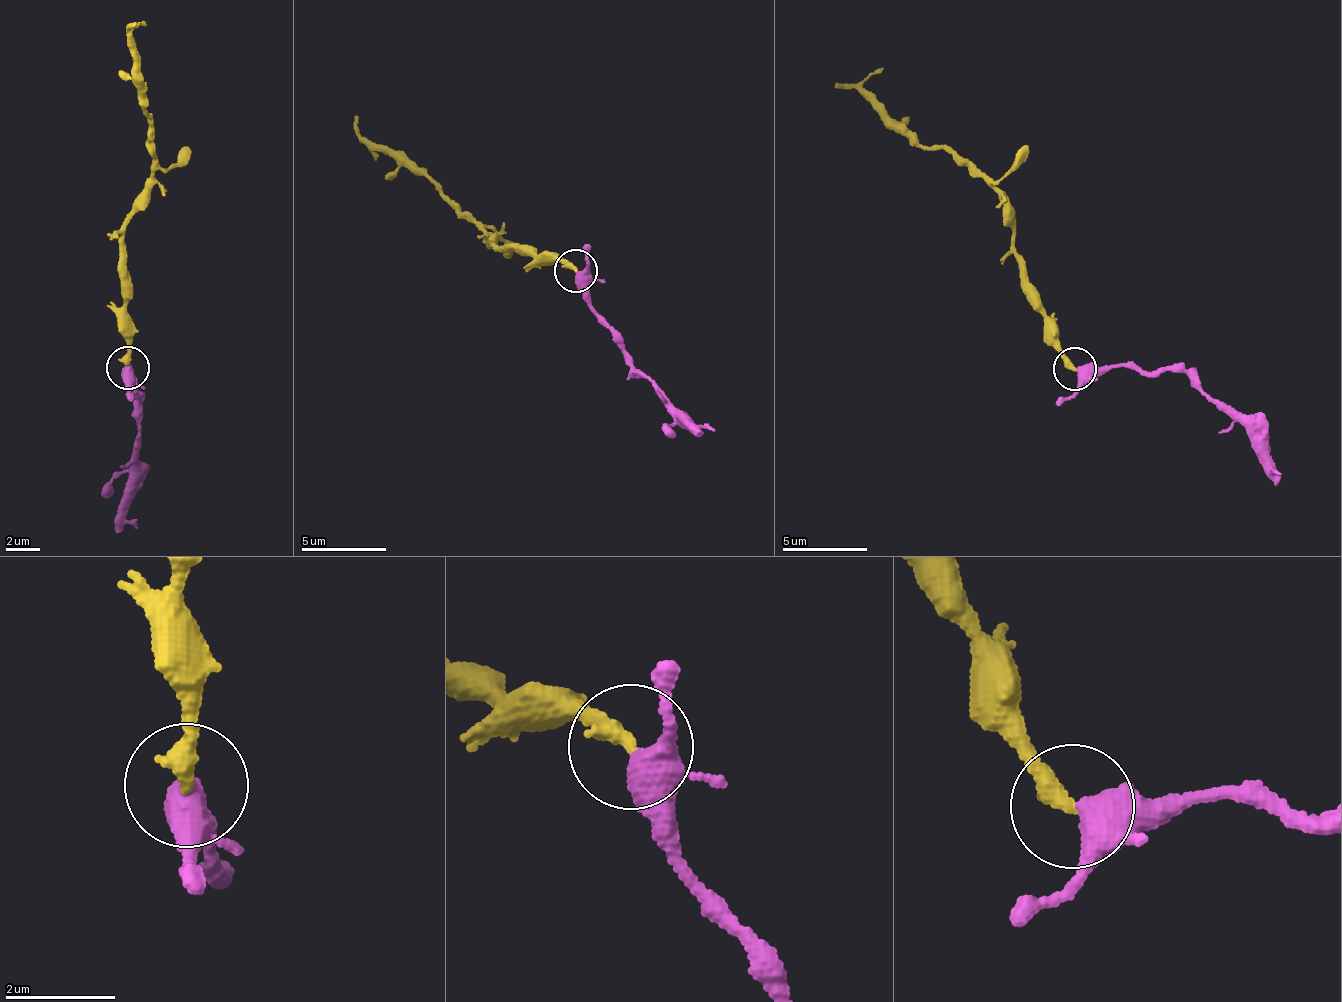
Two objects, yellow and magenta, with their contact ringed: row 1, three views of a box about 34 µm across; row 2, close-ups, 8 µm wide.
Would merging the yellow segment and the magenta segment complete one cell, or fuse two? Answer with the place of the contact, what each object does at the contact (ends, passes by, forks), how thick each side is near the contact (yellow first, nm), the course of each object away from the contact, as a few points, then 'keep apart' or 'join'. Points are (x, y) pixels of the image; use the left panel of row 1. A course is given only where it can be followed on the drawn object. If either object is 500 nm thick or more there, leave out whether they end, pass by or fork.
place (128, 368); yellow ends; magenta forks; calibres 360 and 340 nm; course yellow (127, 368), (121, 266), (123, 217), (150, 180), (155, 165), (150, 118), (130, 35), (146, 23); course magenta (125, 369), (120, 372), (131, 379), (135, 400), (133, 469), (124, 511), (137, 529); join

